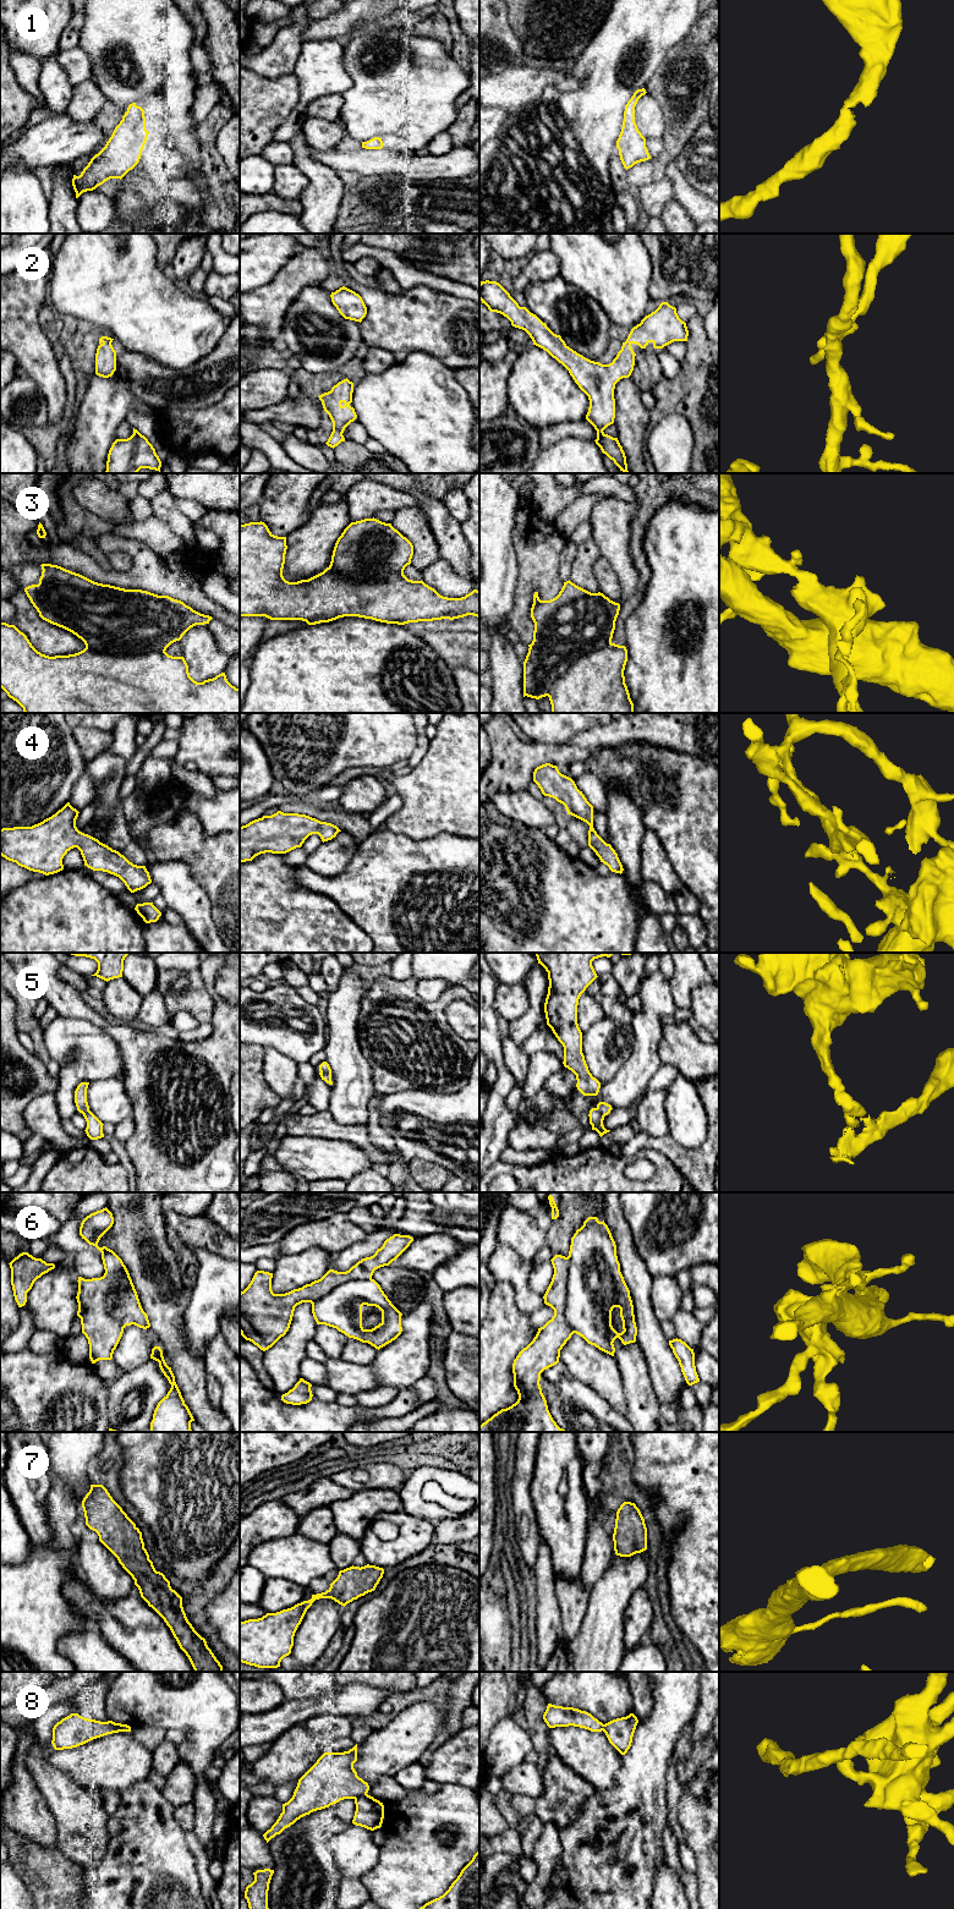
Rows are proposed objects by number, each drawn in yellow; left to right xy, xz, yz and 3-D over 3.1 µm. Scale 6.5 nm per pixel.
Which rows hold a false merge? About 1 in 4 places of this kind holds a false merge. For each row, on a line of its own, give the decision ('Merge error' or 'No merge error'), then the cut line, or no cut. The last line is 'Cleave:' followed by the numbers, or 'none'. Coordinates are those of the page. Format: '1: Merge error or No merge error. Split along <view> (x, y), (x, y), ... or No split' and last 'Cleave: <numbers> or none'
1: No merge error. No split
2: No merge error. No split
3: No merge error. No split
4: No merge error. No split
5: No merge error. No split
6: Merge error. Split along yz (568, 1256), (564, 1318), (575, 1332)
7: No merge error. No split
8: Merge error. Split along xz (366, 1793), (355, 1799)
Cleave: 6, 8

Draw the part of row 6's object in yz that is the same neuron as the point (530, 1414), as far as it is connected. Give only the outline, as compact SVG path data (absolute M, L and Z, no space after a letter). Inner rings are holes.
M555 1255L550 1261L554 1274L543 1299L544 1304L554 1310L554 1316L543 1327L538 1328L533 1340L514 1360L512 1373L514 1387L519 1394L517 1401L483 1422L479 1426L479 1432L568 1432L553 1420L539 1384L541 1373L559 1362L560 1350L575 1333L564 1317L569 1257Z

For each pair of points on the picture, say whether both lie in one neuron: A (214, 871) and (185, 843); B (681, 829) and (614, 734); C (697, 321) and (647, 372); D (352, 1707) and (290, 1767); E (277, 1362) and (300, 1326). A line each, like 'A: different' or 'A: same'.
A: same
B: different
C: different
D: different
E: same

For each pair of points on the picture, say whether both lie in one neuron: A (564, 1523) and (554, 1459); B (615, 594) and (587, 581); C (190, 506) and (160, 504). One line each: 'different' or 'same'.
A: same
B: different
C: different

